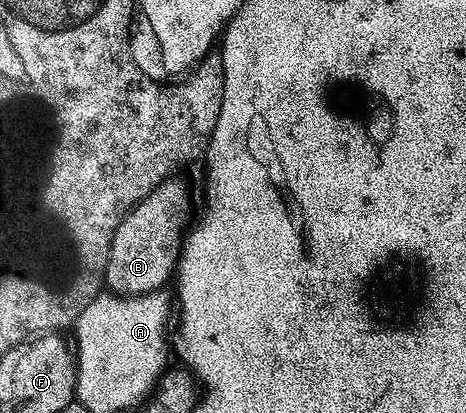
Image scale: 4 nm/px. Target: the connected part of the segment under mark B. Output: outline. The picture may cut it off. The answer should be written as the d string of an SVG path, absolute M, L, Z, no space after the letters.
M167 183L156 189L123 216L121 236L112 245L107 260L105 285L112 294L140 297L143 293L162 290L162 285L166 281L168 284L172 278L177 265L175 252L181 241L181 232L179 233L179 221L175 218L175 201L171 198L178 195L179 189L171 184Z

